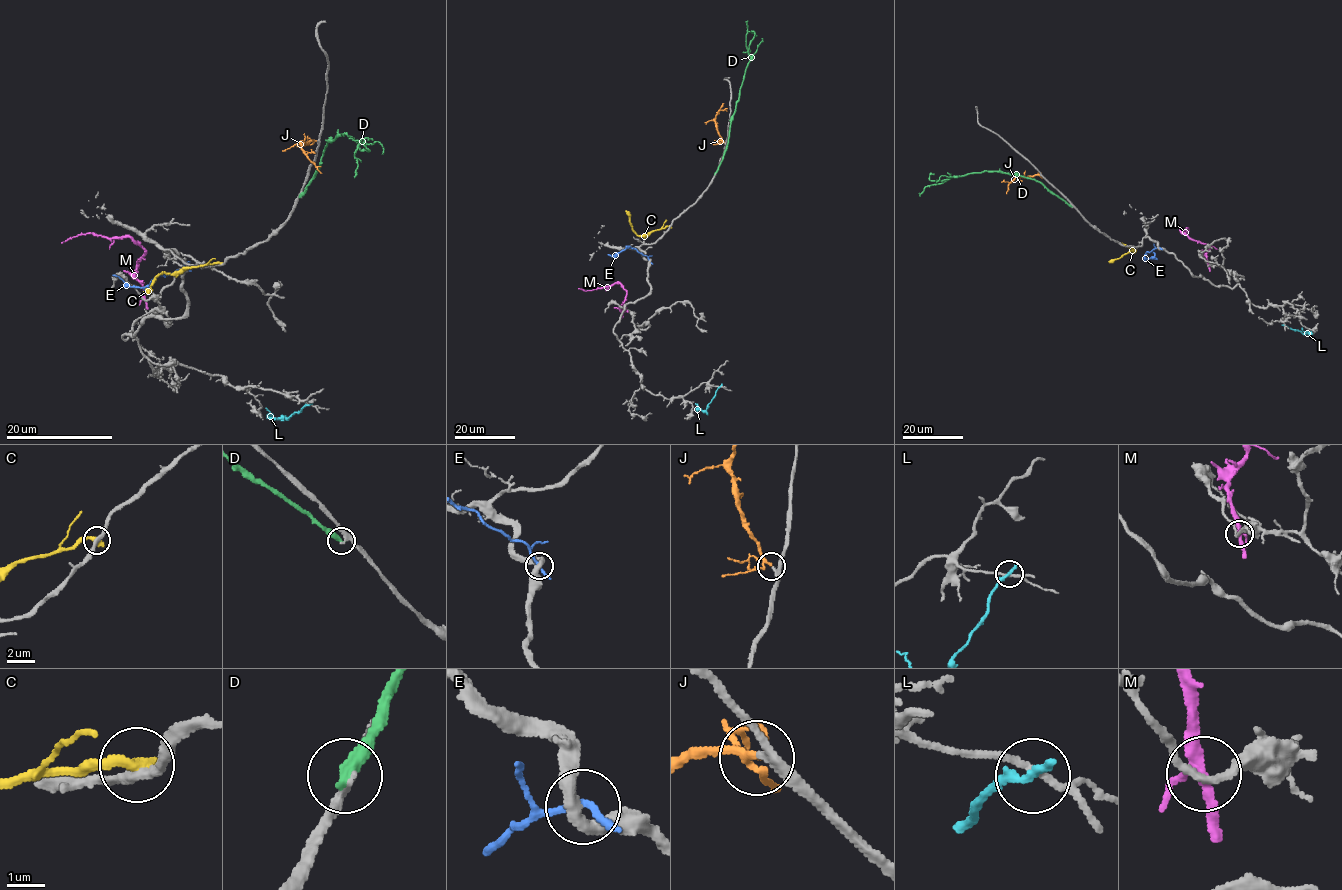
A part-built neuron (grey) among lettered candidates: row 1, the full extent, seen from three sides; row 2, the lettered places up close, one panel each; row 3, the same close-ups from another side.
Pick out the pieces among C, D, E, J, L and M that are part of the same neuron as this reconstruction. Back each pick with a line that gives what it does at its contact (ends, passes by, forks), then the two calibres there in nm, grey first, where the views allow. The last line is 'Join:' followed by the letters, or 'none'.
J: it forks there; 240 nm thick on the grey side, 140 nm on the other
Join: J

